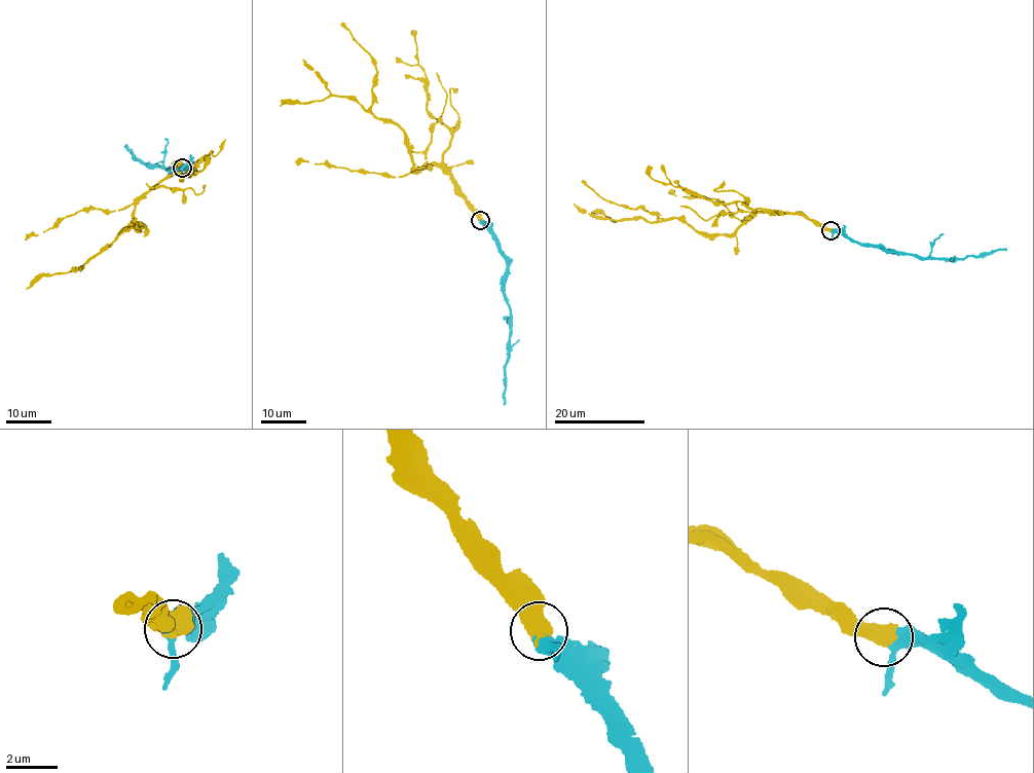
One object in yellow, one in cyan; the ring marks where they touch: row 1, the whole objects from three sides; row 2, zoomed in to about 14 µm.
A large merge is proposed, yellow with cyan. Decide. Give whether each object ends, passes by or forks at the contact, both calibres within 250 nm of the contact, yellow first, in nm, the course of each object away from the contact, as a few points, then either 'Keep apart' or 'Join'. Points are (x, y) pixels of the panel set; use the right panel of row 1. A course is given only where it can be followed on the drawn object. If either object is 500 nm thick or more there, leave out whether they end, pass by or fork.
Thickness 700 nm (yellow) against 420 nm. Course of yellow: (831, 230), (801, 214), (759, 211), (734, 232), (702, 235), (674, 217), (614, 221), (598, 211), (592, 218). Course of cyan: (831, 230), (860, 244), (914, 254), (922, 259), (961, 258), (1006, 249). Join

